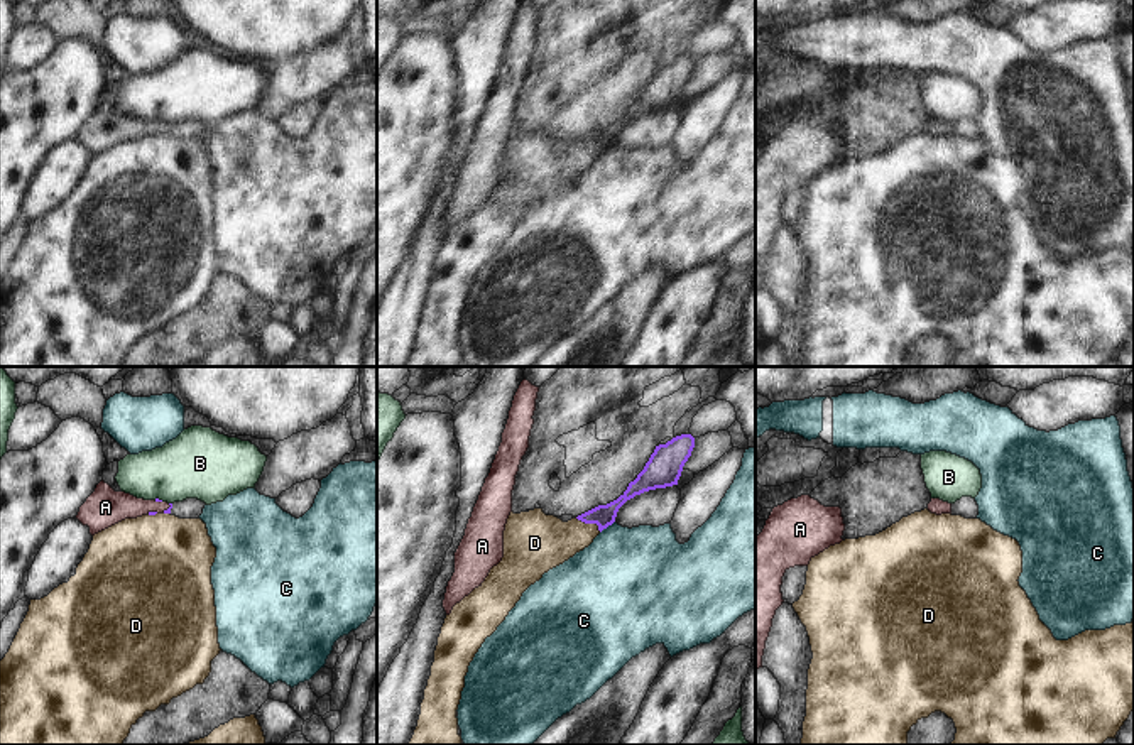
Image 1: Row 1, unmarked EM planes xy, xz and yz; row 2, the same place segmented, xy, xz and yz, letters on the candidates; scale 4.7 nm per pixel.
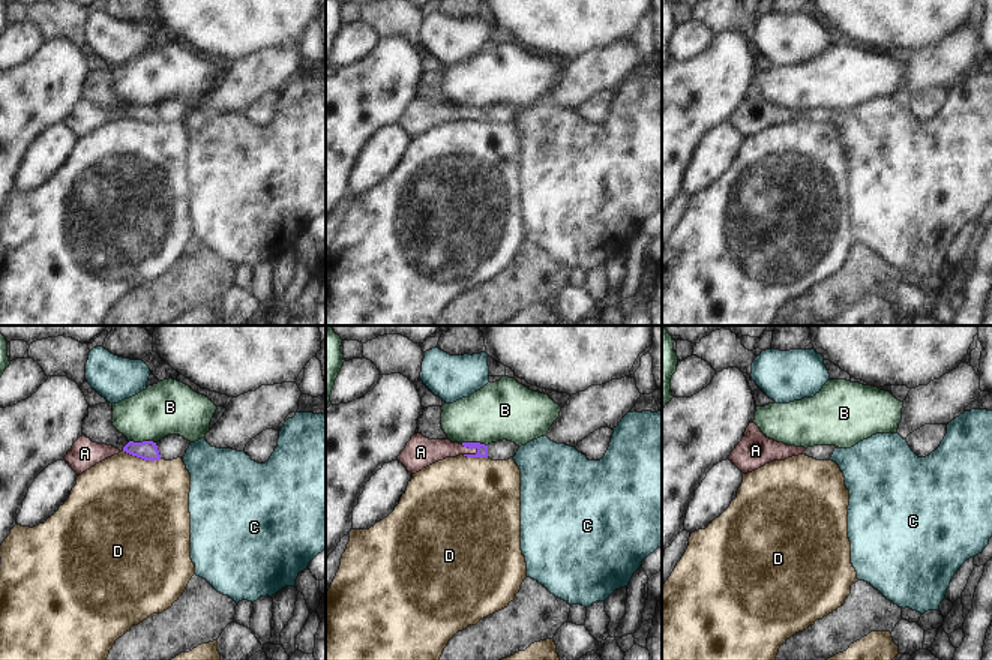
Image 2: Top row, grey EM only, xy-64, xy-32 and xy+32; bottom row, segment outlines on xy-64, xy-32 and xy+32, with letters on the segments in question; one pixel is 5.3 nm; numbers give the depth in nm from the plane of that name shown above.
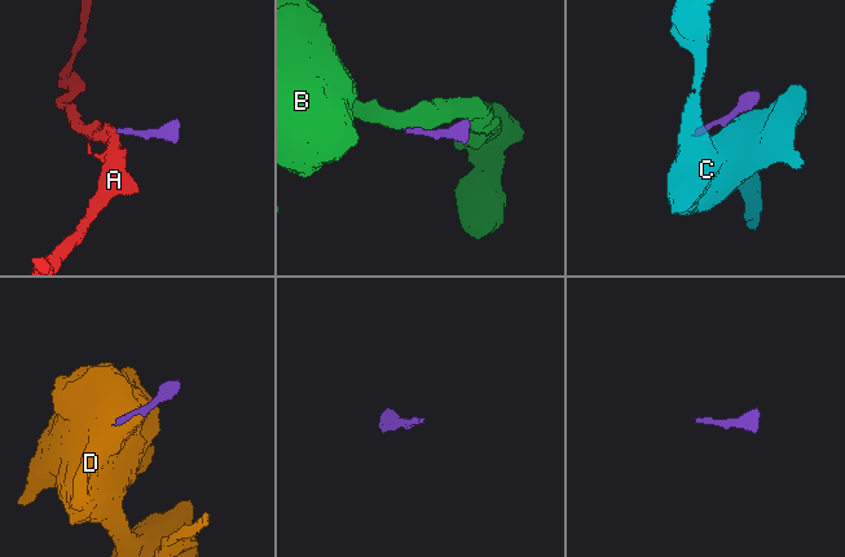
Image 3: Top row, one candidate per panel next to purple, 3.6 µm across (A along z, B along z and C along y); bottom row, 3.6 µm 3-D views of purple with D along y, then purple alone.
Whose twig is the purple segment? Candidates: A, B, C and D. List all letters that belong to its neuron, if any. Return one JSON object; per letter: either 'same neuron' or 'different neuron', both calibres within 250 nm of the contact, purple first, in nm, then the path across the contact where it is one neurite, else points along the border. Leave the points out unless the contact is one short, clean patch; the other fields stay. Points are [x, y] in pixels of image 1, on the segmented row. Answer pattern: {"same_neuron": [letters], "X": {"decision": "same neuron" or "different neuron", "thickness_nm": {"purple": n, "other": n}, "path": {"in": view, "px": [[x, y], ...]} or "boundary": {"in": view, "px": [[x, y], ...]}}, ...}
{"same_neuron": ["A"], "A": {"decision": "same neuron", "thickness_nm": {"purple": 20, "other": 140}, "path": {"in": "xy", "px": [[168, 511], [168, 509], [115, 505]]}}, "B": {"decision": "different neuron", "thickness_nm": {"purple": 20, "other": 320}, "boundary": {"in": "xy", "px": [[154, 499], [163, 500]]}}, "C": {"decision": "different neuron", "thickness_nm": {"purple": 110, "other": 440}, "boundary": {"in": "xz", "px": [[614, 521], [600, 532]]}}, "D": {"decision": "different neuron", "thickness_nm": {"purple": 110, "other": 260}, "boundary": {"in": "xz", "px": [[575, 517], [594, 522], [600, 531]]}}}

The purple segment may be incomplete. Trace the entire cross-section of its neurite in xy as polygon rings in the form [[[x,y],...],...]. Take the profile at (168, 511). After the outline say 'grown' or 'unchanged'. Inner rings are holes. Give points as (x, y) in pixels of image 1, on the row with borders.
[[[103,480],[96,485],[95,492],[79,507],[76,519],[90,527],[95,536],[125,519],[137,519],[142,515],[171,514],[172,503],[137,498],[125,492],[115,492]]] | grown

